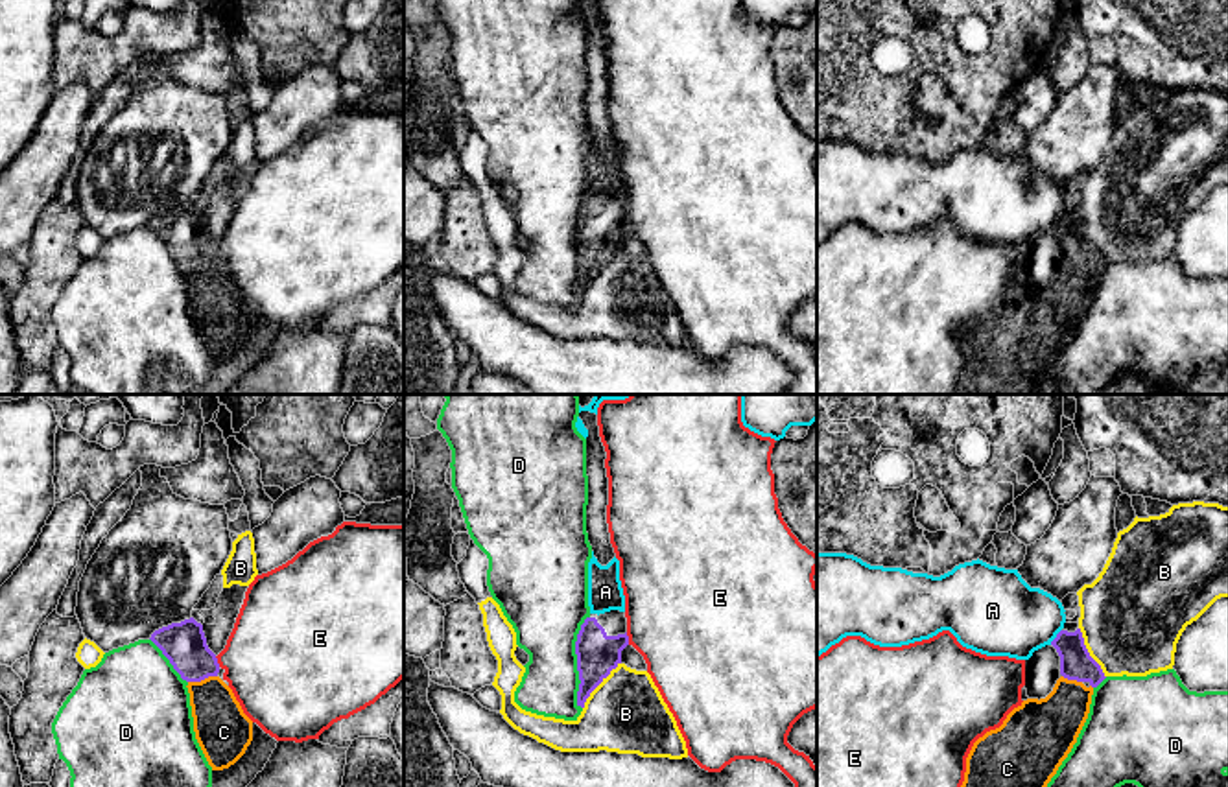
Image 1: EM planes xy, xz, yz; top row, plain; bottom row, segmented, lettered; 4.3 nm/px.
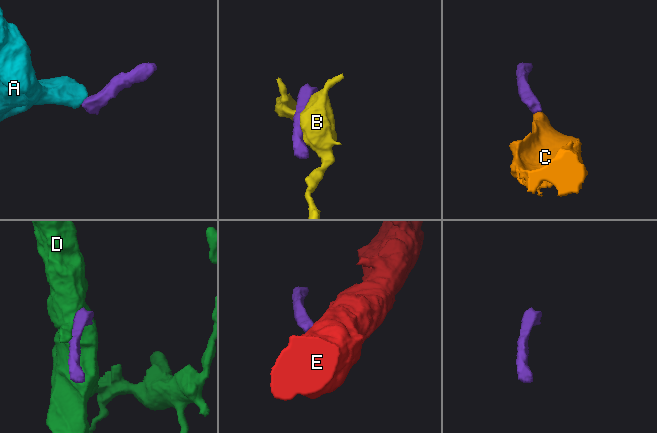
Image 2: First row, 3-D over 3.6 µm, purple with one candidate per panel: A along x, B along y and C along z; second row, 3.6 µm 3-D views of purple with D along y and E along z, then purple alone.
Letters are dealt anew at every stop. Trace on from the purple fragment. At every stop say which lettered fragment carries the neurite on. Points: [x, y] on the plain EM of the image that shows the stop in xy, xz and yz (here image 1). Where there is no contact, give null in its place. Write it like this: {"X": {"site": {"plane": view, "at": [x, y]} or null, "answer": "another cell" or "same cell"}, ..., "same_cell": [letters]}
{"A": {"site": {"plane": "yz", "at": [1057, 223]}, "answer": "another cell"}, "B": {"site": {"plane": "xz", "at": [598, 271]}, "answer": "another cell"}, "C": {"site": {"plane": "xy", "at": [201, 266]}, "answer": "same cell"}, "D": {"site": {"plane": "xz", "at": [578, 249]}, "answer": "another cell"}, "E": {"site": {"plane": "xz", "at": [627, 225]}, "answer": "another cell"}, "same_cell": ["C"]}

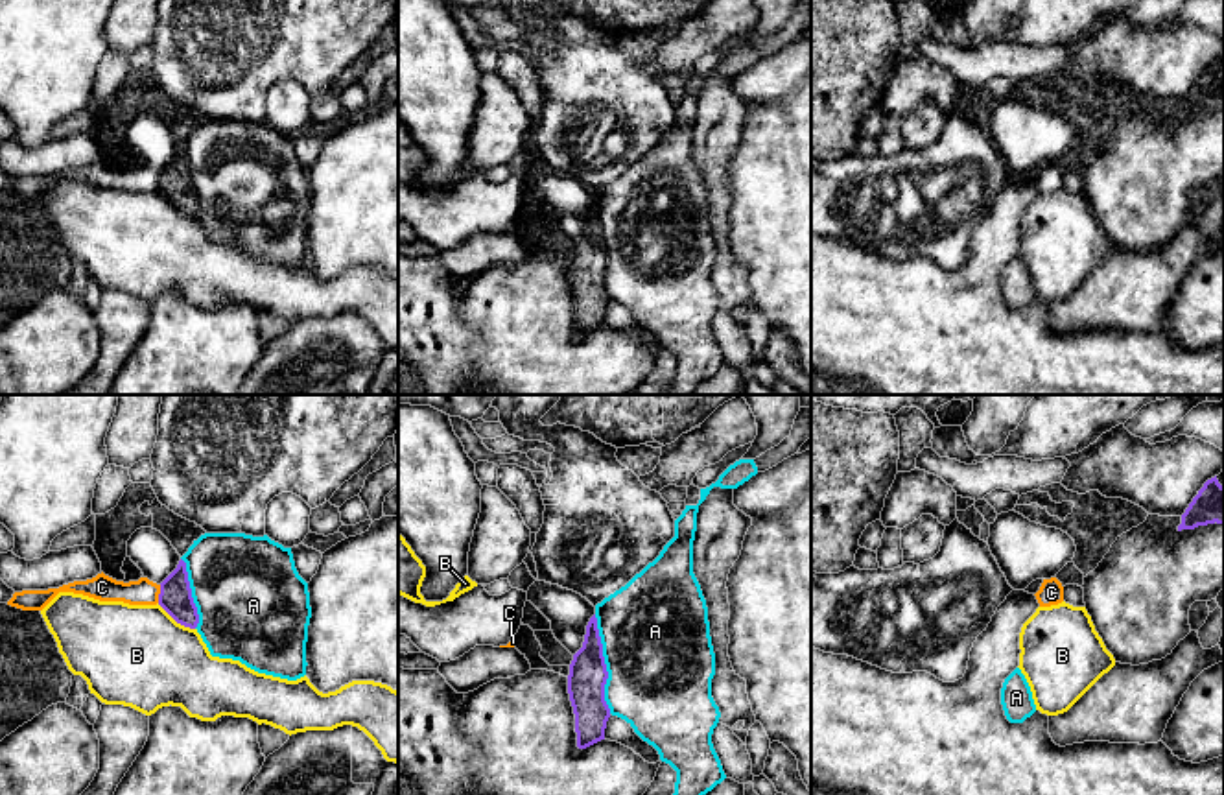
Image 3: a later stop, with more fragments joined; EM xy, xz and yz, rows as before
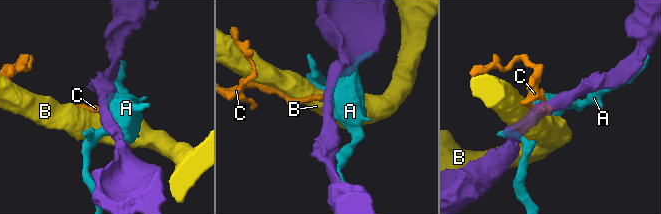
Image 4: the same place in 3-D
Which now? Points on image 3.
{"A": {"site": {"plane": "xz", "at": [605, 251]}, "answer": "another cell"}, "B": {"site": {"plane": "xy", "at": [176, 207]}, "answer": "another cell"}, "C": {"site": {"plane": "xy", "at": [159, 181]}, "answer": "another cell"}, "same_cell": []}

